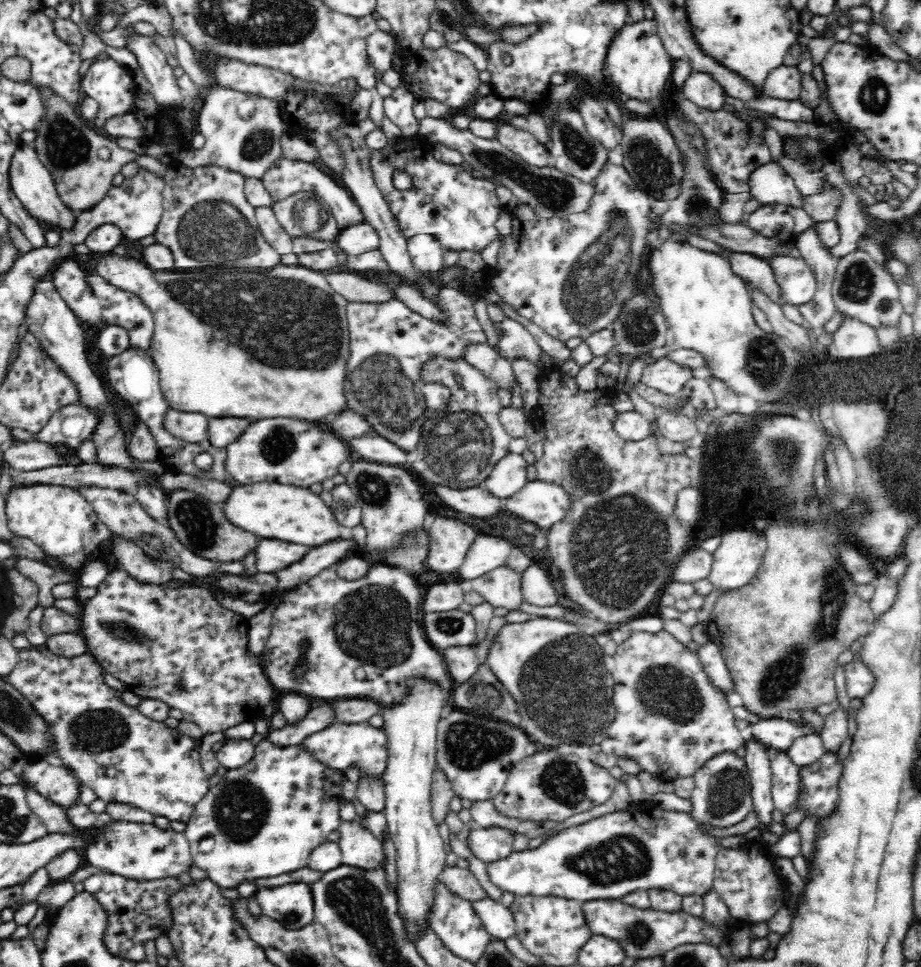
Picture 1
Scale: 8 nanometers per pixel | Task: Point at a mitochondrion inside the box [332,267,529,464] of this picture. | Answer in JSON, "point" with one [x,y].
{"point":[378,383]}

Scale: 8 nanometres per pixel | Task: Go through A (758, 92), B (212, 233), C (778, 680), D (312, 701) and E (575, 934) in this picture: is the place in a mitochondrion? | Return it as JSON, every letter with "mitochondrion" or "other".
{"A":"other","B":"mitochondrion","C":"mitochondrion","D":"other","E":"other"}

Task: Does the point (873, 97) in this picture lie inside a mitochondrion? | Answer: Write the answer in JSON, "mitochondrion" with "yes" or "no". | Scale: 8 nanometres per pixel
{"mitochondrion":"yes"}

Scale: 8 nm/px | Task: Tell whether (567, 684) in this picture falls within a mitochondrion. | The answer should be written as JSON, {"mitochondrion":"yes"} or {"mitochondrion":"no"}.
{"mitochondrion":"yes"}

